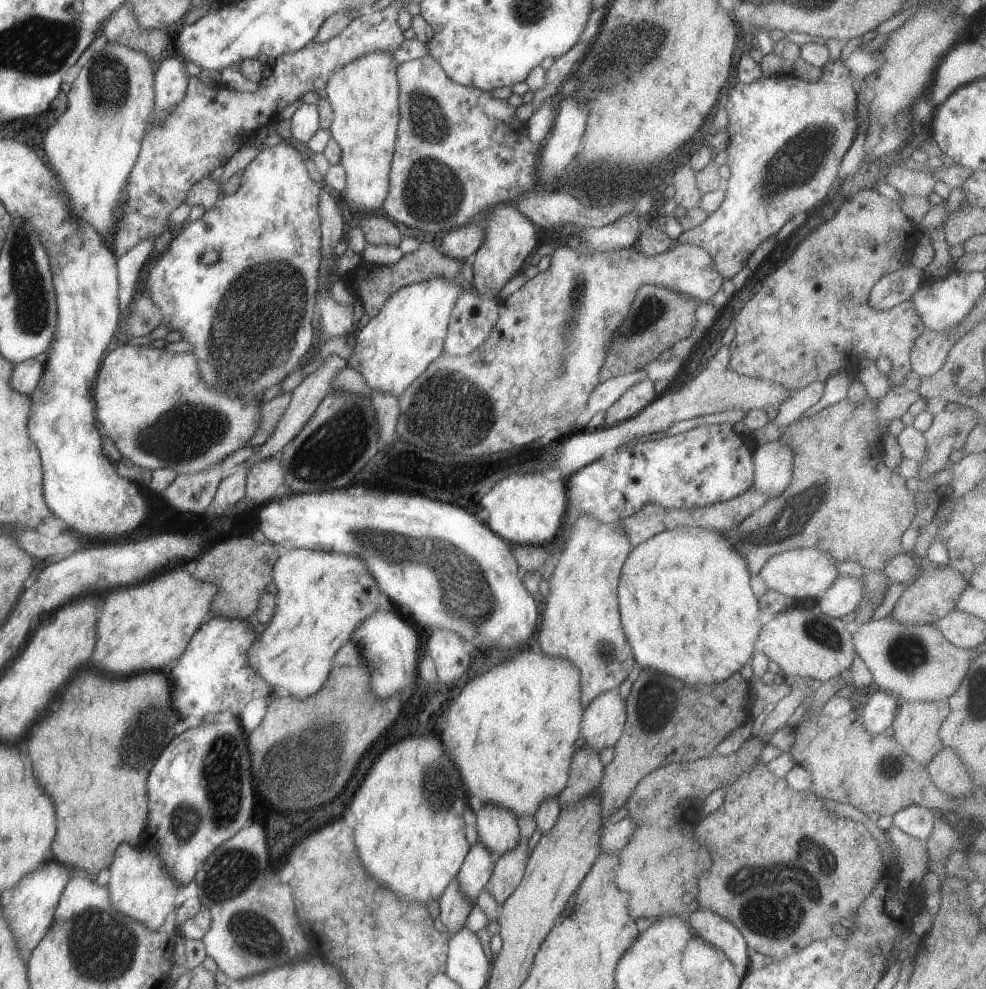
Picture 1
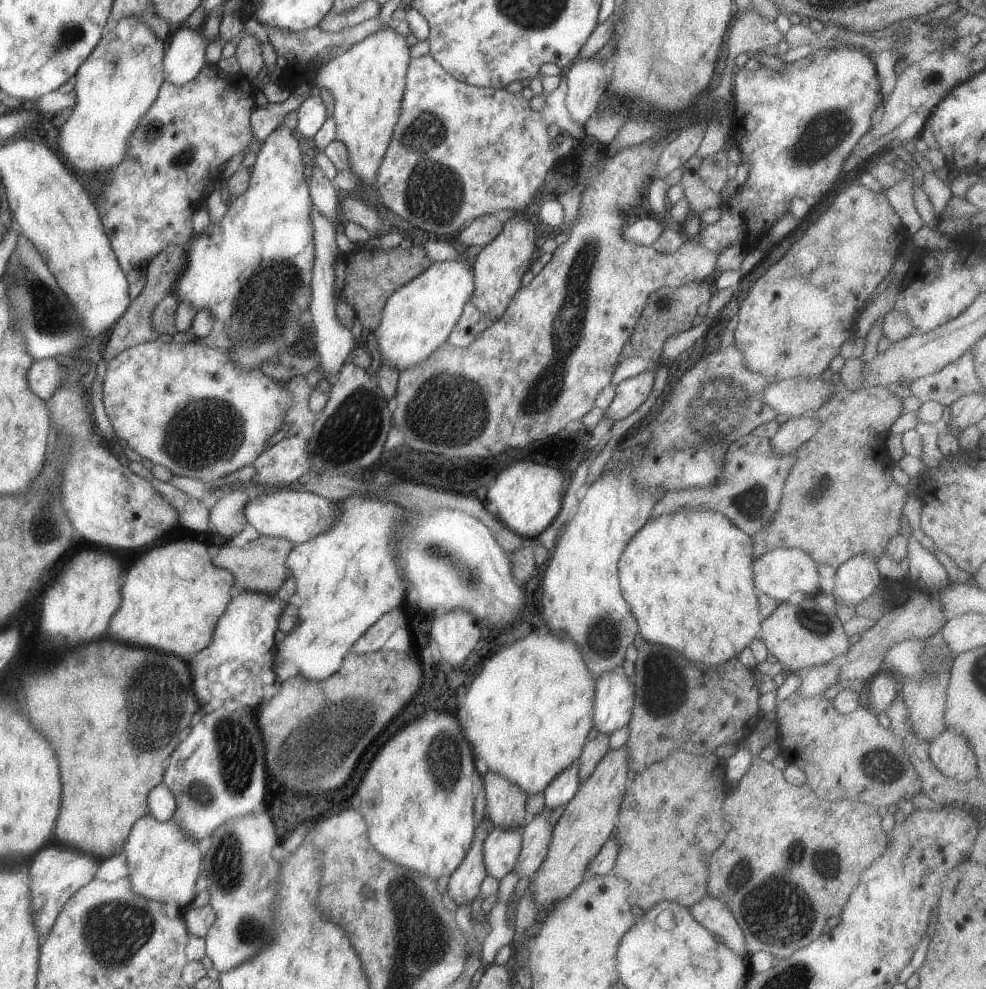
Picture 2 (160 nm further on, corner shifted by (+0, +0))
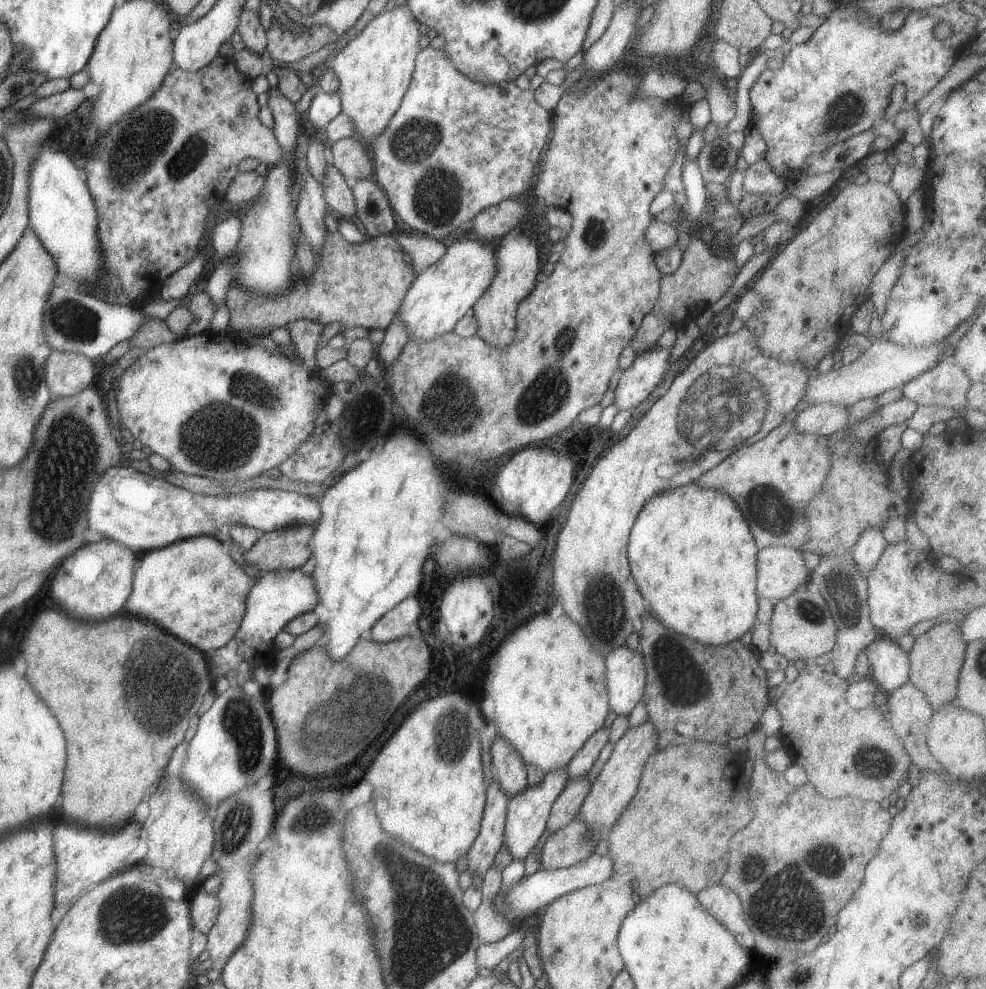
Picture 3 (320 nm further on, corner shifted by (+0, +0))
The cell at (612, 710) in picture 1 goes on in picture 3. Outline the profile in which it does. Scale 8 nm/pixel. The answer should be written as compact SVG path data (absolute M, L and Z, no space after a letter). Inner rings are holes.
M624 645L605 656L605 665L610 712L616 717L629 716L644 696L644 658L638 650L634 652Z

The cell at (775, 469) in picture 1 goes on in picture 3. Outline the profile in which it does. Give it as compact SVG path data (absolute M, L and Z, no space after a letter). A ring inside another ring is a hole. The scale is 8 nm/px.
M840 404L808 406L794 419L794 428L800 434L832 436L848 424L848 408Z

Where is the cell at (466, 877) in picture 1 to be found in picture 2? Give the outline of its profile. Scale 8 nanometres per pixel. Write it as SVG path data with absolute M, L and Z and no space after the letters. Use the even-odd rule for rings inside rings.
M500 825L490 828L483 842L487 875L502 879L515 870L523 843L523 828L506 828Z

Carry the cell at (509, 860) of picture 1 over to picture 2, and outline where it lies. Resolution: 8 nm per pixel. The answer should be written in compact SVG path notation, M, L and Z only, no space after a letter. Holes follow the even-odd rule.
M548 807L532 816L532 820L523 828L523 843L515 870L519 878L532 878L541 868L548 854L555 824L550 822L551 810Z

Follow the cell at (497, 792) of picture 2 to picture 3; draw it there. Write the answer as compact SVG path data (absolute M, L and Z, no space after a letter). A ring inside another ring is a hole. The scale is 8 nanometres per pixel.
M502 736L495 737L490 751L491 760L496 766L496 782L503 786L511 798L528 787L526 764Z

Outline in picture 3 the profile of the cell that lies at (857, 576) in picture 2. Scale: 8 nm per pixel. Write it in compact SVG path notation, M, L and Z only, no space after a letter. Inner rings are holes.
M866 530L860 536L858 543L852 550L852 560L856 562L858 570L862 576L867 576L868 572L872 572L882 556L882 552L886 550L887 542L881 530Z

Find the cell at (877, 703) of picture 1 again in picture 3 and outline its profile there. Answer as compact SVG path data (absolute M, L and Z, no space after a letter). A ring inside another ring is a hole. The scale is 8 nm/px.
M880 634L872 644L863 648L863 655L868 657L869 677L885 696L909 682L910 660L895 640Z

